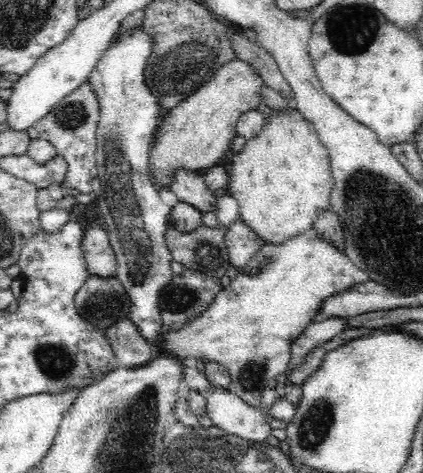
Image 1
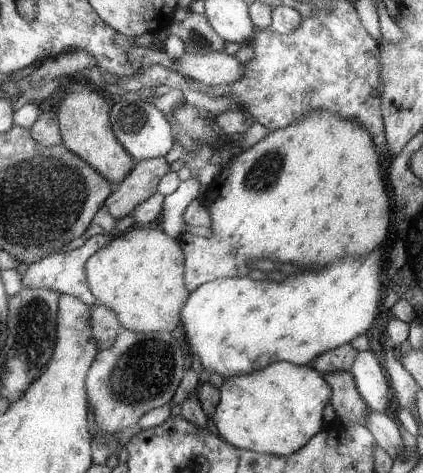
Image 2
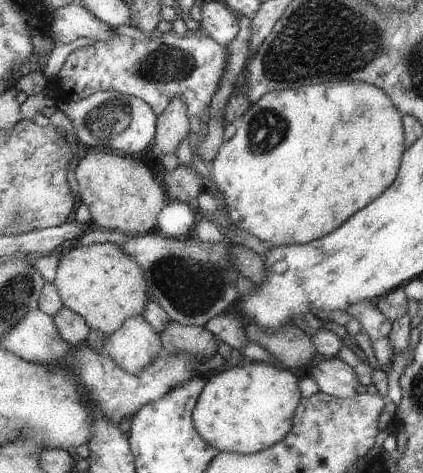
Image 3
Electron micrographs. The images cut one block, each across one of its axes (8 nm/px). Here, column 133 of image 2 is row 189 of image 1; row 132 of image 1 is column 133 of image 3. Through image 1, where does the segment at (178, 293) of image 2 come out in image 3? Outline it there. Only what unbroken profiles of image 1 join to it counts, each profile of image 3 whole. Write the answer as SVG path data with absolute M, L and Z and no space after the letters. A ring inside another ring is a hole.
M107 242L59 252L53 286L63 300L63 308L53 316L53 320L61 338L65 338L71 348L79 348L89 332L103 336L113 334L125 324L125 320L143 316L149 302L147 276L141 264L137 264L121 246Z

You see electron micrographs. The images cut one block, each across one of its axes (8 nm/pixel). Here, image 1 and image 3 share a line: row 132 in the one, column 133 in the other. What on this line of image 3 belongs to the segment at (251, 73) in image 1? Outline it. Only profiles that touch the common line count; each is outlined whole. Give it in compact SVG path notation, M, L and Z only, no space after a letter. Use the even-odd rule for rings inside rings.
M93 148L85 152L73 172L79 184L81 202L91 210L91 228L121 232L129 238L145 236L145 232L155 228L155 216L165 208L165 196L161 186L153 180L149 168L135 160L135 156L117 156Z

